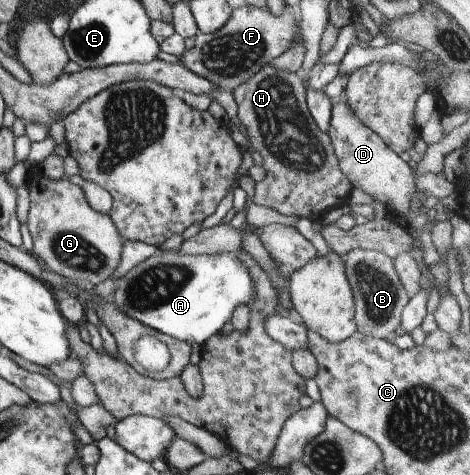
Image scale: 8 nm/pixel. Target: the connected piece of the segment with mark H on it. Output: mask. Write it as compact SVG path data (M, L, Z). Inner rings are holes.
M265 65L232 91L238 110L238 124L243 126L251 149L257 150L263 158L261 166L266 172L265 176L254 184L252 202L273 209L286 217L297 215L299 218L306 218L311 212L319 216L334 207L341 210L352 190L346 176L339 170L328 134L316 127L309 114L303 79L301 73L282 71L274 66Z

